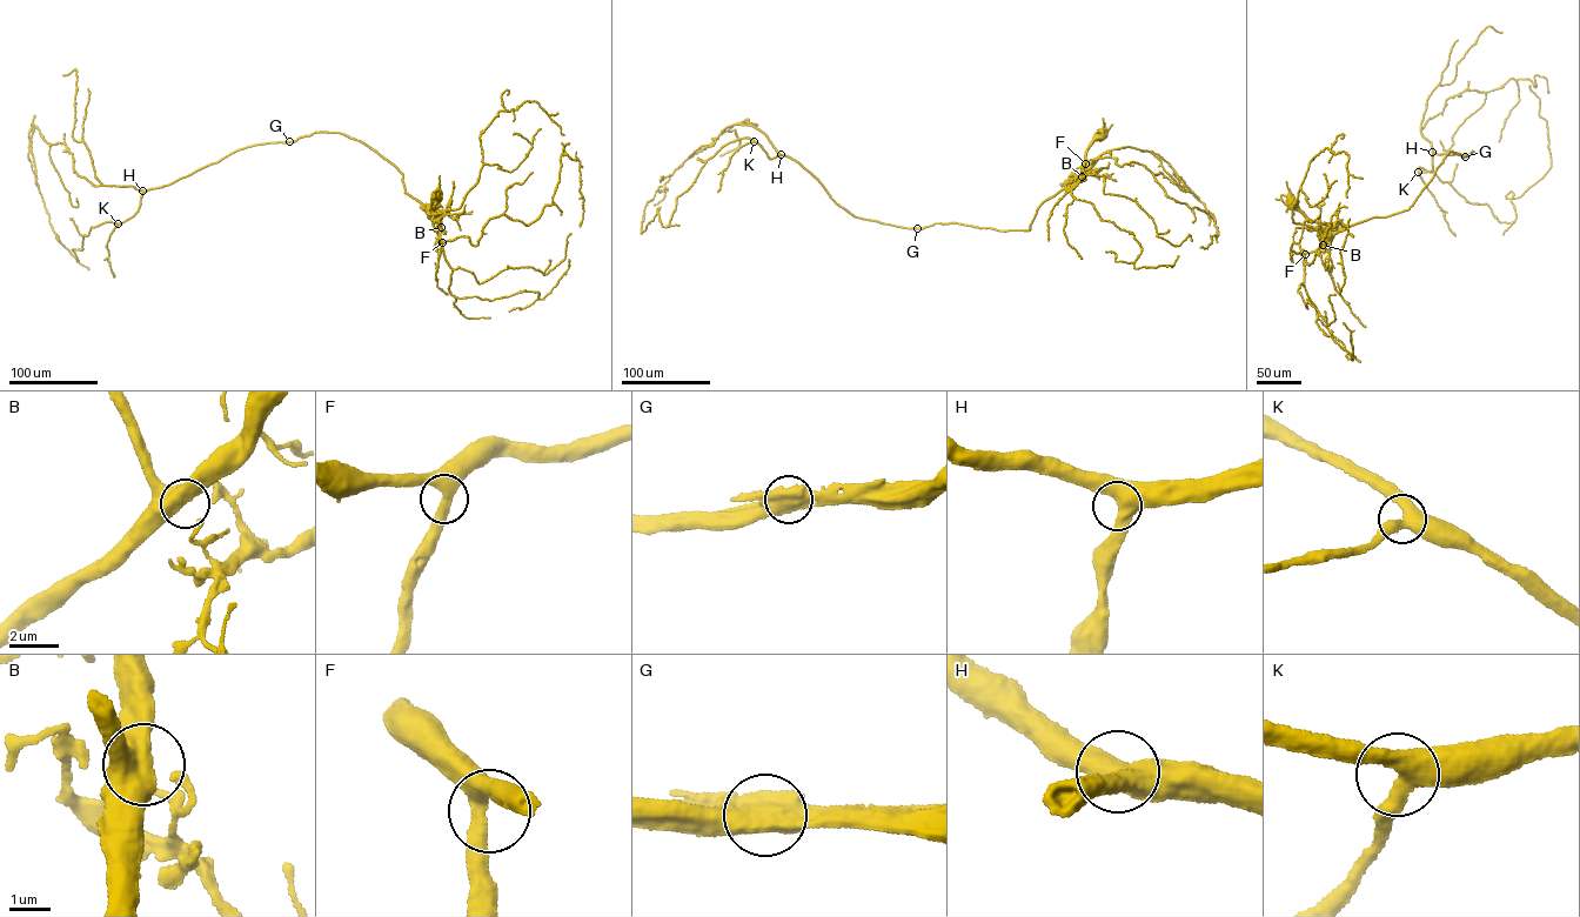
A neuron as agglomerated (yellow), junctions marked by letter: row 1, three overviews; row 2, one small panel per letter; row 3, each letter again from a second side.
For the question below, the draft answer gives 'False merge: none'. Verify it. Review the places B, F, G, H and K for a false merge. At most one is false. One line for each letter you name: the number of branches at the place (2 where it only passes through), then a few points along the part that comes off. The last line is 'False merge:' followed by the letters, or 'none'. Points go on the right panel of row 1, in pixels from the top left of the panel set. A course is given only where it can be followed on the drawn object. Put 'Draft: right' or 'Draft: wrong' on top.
Draft: right
False merge: none

